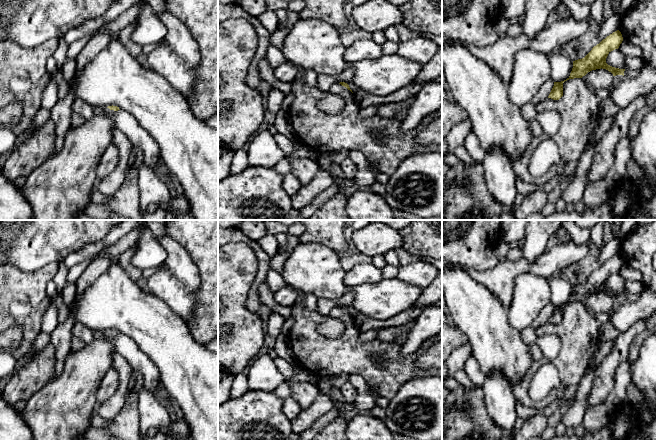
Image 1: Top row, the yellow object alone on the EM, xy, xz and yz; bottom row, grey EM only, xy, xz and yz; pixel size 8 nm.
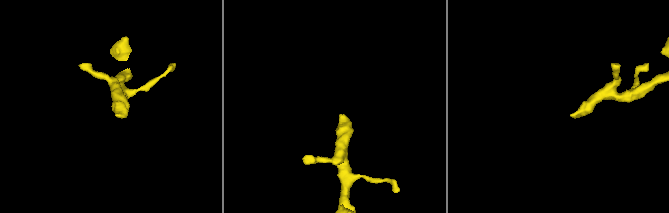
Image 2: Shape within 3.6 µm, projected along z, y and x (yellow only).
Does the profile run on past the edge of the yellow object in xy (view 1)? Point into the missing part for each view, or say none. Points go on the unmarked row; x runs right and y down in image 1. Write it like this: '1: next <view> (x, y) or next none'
1: next xy (61, 410)

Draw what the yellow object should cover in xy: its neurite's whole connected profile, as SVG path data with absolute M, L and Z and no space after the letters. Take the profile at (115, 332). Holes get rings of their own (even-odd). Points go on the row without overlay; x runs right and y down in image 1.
M117 330L105 331L101 338L94 338L79 350L67 355L61 374L35 393L22 410L22 416L29 426L33 440L74 440L91 425L96 411L97 389L107 371L112 368L115 352L112 339L120 334Z

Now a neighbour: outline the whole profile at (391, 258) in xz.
M390 251L384 255L385 261L387 265L394 266L399 268L400 262L398 259L398 255L395 251Z

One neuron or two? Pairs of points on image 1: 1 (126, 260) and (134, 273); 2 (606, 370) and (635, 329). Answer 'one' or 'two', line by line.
1: one
2: one

